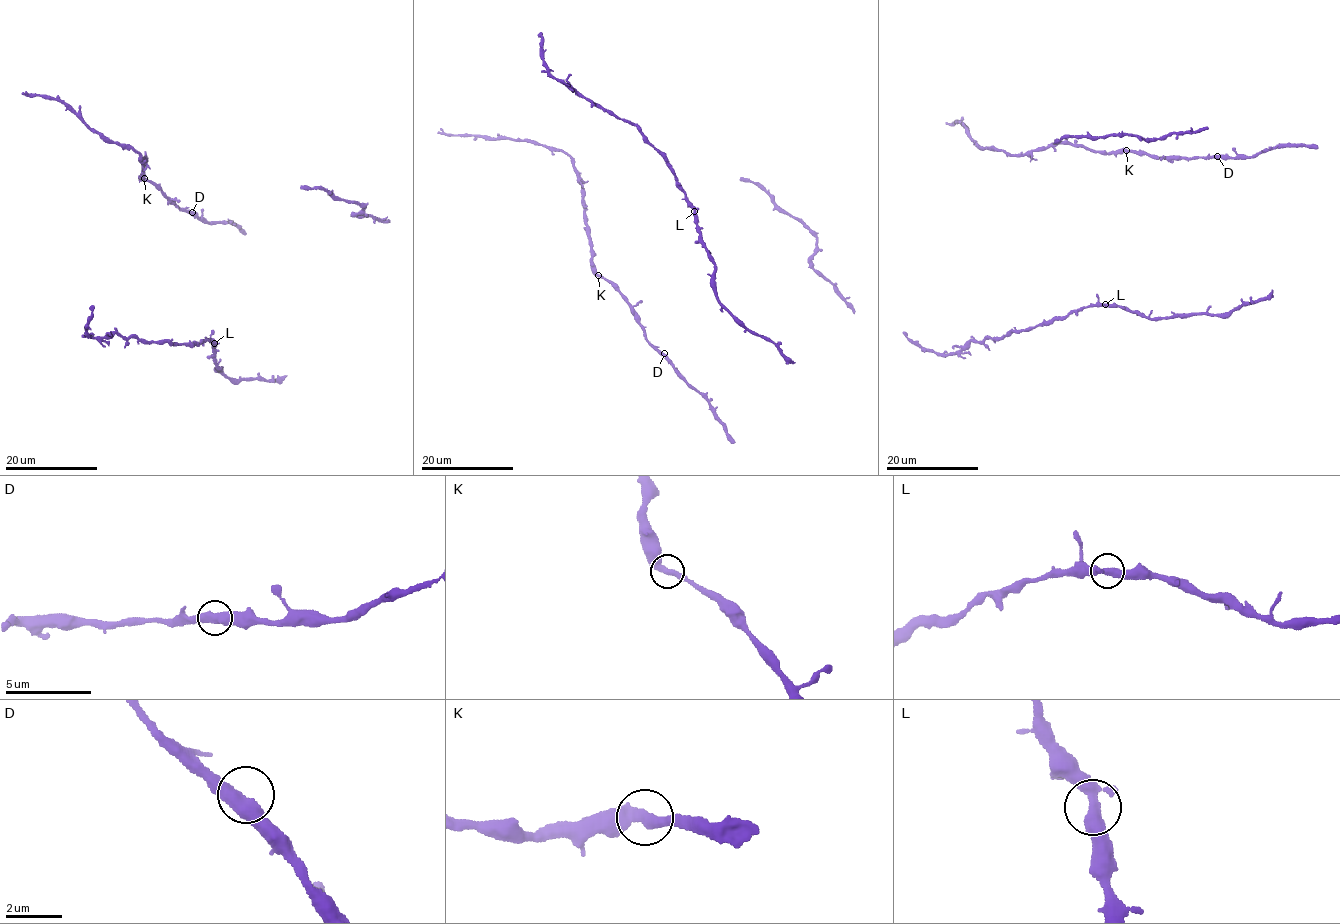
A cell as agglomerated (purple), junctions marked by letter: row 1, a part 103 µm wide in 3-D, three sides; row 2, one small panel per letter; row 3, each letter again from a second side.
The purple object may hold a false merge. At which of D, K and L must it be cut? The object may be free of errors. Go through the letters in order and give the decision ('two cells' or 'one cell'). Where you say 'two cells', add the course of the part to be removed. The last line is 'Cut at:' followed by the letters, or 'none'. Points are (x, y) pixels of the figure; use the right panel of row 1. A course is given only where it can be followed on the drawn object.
D: one cell
K: one cell
L: one cell
Cut at: none

